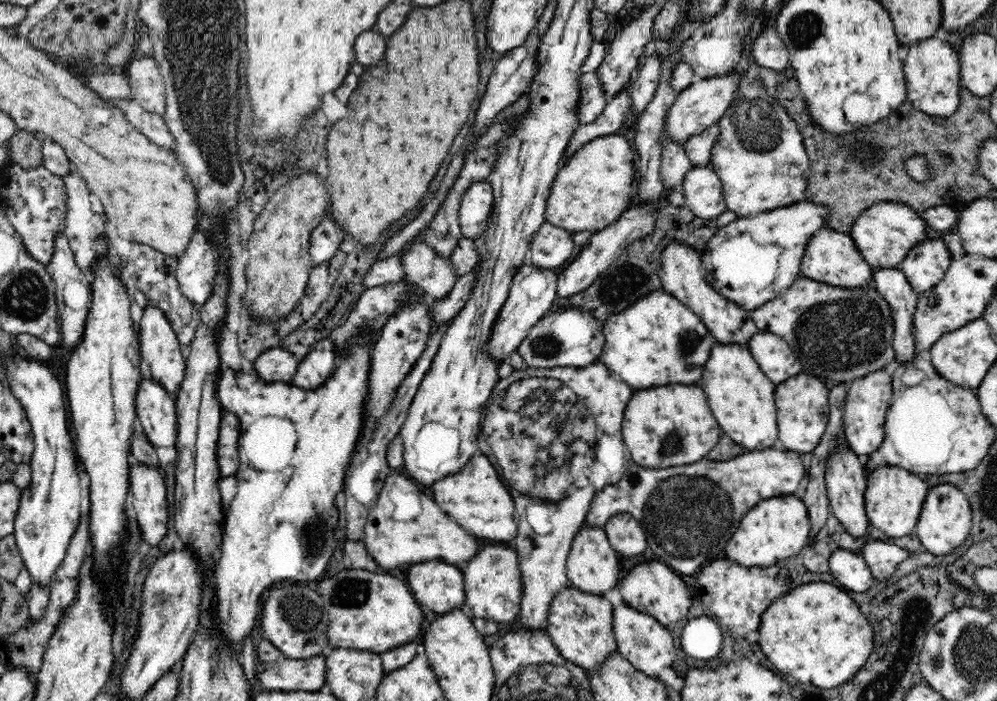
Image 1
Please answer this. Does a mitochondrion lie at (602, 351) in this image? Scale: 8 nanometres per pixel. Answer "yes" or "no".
no

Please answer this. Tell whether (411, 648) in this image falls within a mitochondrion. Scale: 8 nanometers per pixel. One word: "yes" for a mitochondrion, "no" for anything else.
no

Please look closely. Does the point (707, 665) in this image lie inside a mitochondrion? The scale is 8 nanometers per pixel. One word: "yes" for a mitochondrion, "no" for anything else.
no

